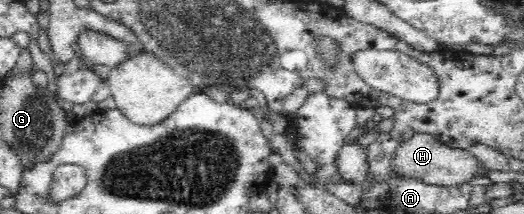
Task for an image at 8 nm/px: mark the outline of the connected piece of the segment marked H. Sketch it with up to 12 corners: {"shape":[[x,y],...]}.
{"shape":[[428,133],[402,141],[390,169],[441,186],[490,170],[469,149]]}

